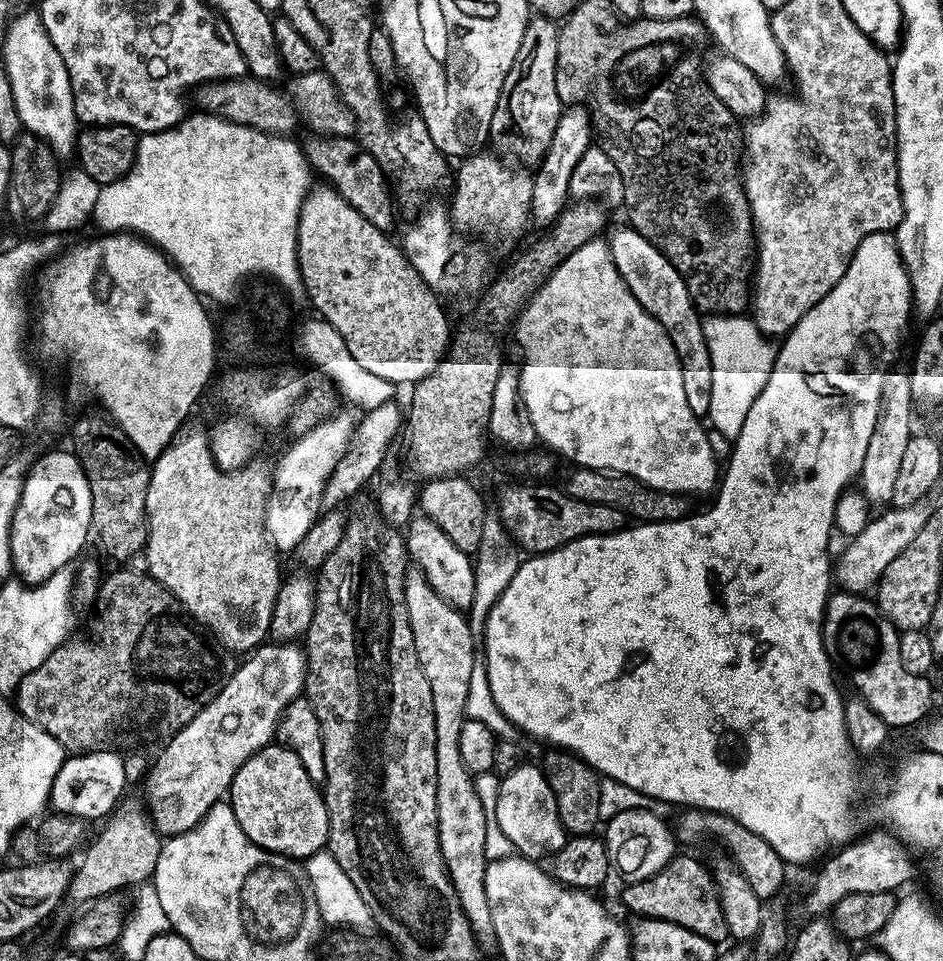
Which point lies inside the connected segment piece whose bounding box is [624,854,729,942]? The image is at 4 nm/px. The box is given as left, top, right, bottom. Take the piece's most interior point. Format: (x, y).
(684, 892)

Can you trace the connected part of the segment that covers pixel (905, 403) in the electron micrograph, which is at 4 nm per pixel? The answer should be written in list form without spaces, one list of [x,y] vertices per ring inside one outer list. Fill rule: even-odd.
[[[904,370],[885,372],[878,422],[874,426],[874,434],[870,434],[870,446],[866,446],[866,458],[862,462],[862,470],[858,477],[859,491],[864,493],[869,505],[888,506],[892,504],[894,481],[898,479],[898,469],[902,466],[906,446],[912,441],[914,435],[912,411],[914,411],[914,405],[910,394],[908,372]]]

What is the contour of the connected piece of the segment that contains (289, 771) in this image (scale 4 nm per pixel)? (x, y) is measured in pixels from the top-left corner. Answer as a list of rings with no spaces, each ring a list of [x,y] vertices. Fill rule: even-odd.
[[[271,743],[243,764],[232,779],[230,803],[246,838],[267,852],[305,858],[328,843],[324,793],[306,774],[302,762],[298,762],[298,754],[283,744]]]

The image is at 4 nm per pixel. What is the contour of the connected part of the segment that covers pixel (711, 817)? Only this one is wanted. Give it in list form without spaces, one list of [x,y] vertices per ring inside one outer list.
[[[689,807],[674,823],[674,835],[681,845],[696,844],[699,840],[708,840],[711,836],[720,836],[720,840],[725,844],[727,855],[742,870],[746,882],[750,882],[750,890],[758,894],[761,902],[768,902],[771,896],[776,896],[780,892],[780,887],[784,884],[784,868],[786,862],[754,830],[746,830],[738,821],[730,819],[723,812],[705,812],[703,808]]]

